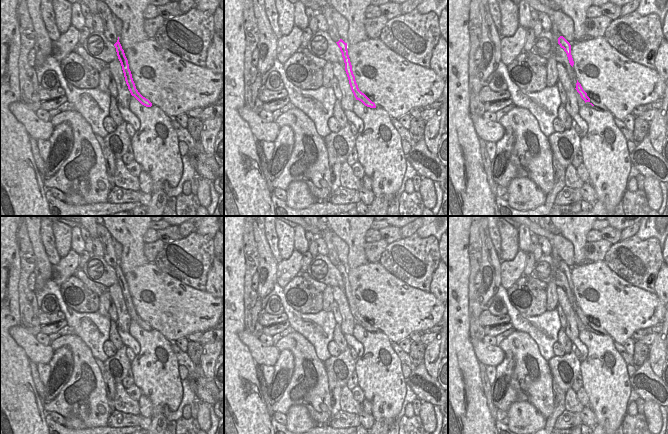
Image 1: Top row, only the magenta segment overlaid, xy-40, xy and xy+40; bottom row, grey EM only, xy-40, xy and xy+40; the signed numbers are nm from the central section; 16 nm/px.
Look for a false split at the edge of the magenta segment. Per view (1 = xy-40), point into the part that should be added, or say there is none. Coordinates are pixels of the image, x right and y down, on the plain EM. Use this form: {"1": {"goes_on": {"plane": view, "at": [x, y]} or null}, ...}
{"1": {"goes_on": null}}

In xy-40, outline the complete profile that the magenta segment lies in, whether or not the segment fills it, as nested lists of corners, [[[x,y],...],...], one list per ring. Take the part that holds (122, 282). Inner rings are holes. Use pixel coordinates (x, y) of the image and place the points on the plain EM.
[[[118,261],[117,266],[114,268],[114,270],[116,272],[117,280],[121,287],[125,305],[126,305],[126,308],[128,310],[128,313],[129,313],[131,319],[134,320],[142,329],[144,329],[146,331],[151,331],[152,327],[148,323],[143,321],[136,313],[135,307],[132,302],[131,295],[129,293],[128,284],[125,280],[124,274],[122,273],[122,270],[119,266],[119,261]]]

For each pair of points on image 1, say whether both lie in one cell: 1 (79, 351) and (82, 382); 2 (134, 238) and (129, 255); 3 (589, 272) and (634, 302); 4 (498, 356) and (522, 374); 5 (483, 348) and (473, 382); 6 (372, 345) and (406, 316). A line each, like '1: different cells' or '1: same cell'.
1: same cell
2: same cell
3: same cell
4: different cells
5: different cells
6: different cells

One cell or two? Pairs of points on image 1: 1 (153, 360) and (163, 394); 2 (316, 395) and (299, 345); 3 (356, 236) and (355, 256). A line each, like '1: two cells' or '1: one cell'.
1: one cell
2: one cell
3: one cell

